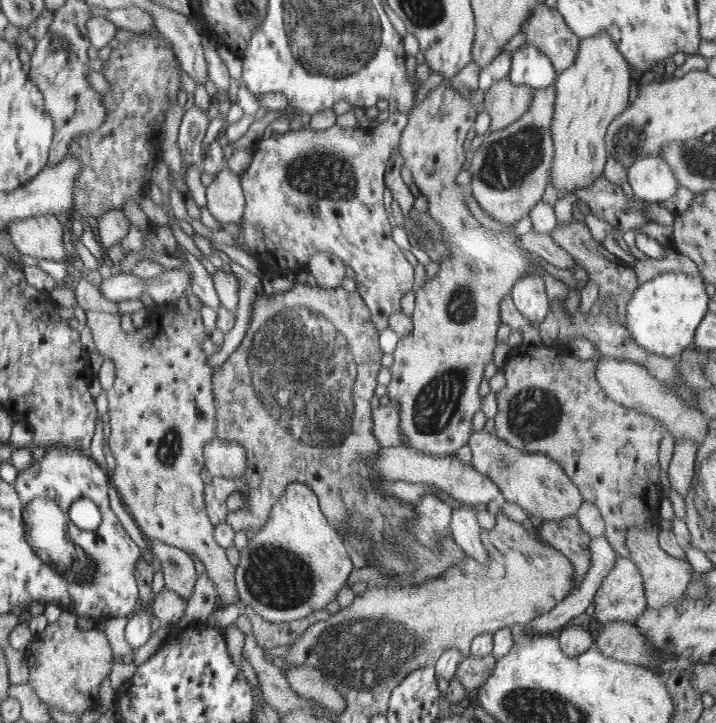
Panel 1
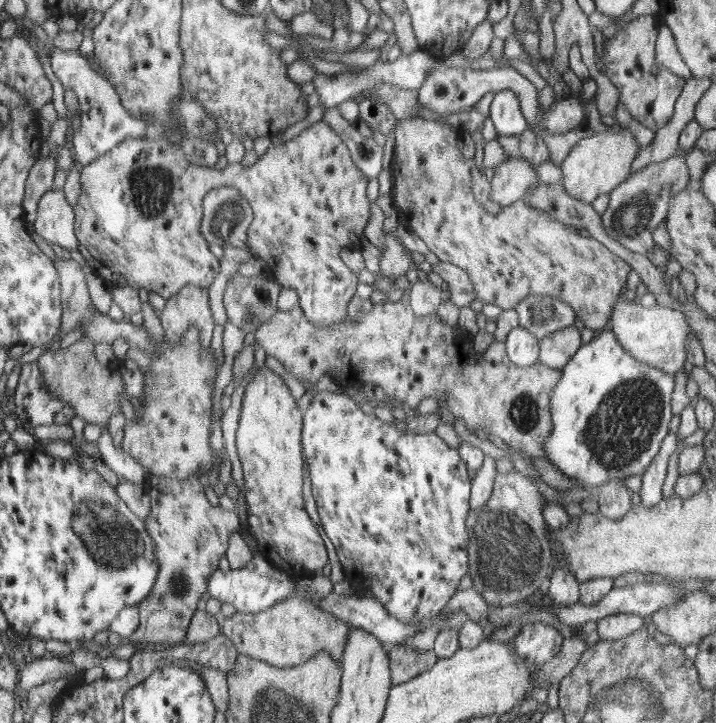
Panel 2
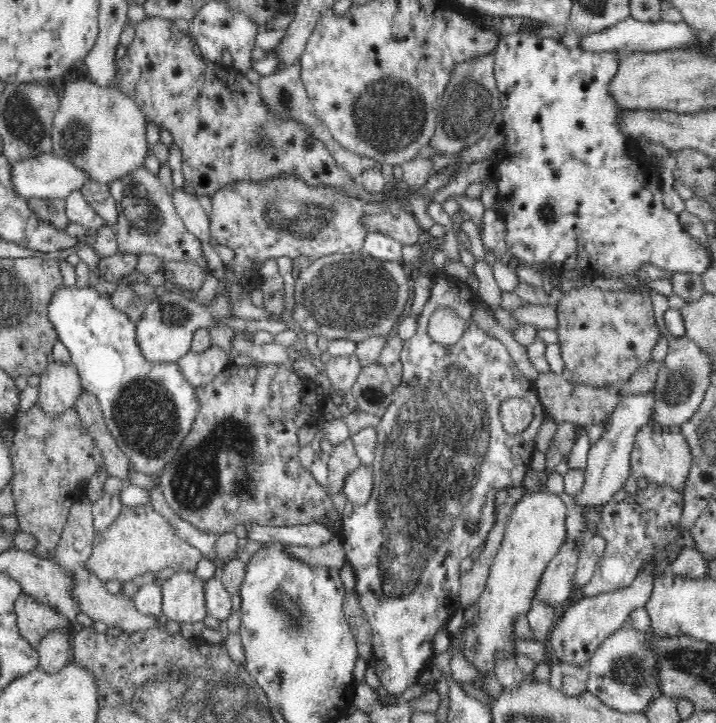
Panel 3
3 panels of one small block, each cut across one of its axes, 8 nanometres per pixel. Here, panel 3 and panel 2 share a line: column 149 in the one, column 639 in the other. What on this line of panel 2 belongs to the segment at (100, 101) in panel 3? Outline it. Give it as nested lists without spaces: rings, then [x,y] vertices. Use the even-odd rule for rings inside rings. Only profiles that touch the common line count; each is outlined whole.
[[[621,126],[620,131],[594,133],[576,143],[562,161],[559,166],[562,170],[560,183],[570,196],[592,204],[600,194],[611,193],[631,175],[634,158],[641,147],[626,127]]]

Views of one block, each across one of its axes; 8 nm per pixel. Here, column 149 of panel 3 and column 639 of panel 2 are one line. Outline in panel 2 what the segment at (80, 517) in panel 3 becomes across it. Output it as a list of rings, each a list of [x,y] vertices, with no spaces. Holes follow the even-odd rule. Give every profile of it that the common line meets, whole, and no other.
[[[620,613],[605,616],[597,621],[599,640],[610,642],[611,640],[623,639],[632,632],[645,629],[648,620],[637,614]]]

